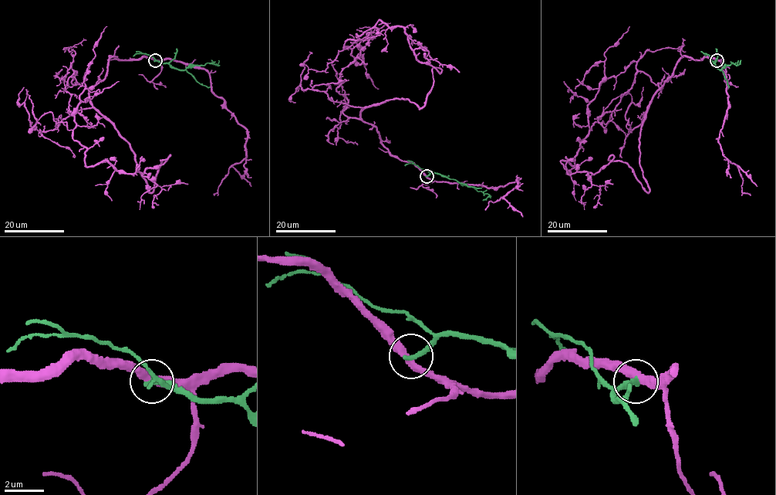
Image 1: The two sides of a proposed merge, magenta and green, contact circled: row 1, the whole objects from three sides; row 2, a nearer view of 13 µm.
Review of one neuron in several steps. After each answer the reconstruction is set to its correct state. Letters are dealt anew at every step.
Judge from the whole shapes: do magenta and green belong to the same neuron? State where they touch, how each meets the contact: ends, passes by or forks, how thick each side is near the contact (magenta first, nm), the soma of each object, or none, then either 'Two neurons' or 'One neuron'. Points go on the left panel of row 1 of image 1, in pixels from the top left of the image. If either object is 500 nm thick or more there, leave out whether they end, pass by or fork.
Place: (155, 60). At the ring magenta passes by. At the ring green ends. Thickness 400 nm (magenta) against 300 nm. Soma of magenta: none. Soma of green: none. Two neurons

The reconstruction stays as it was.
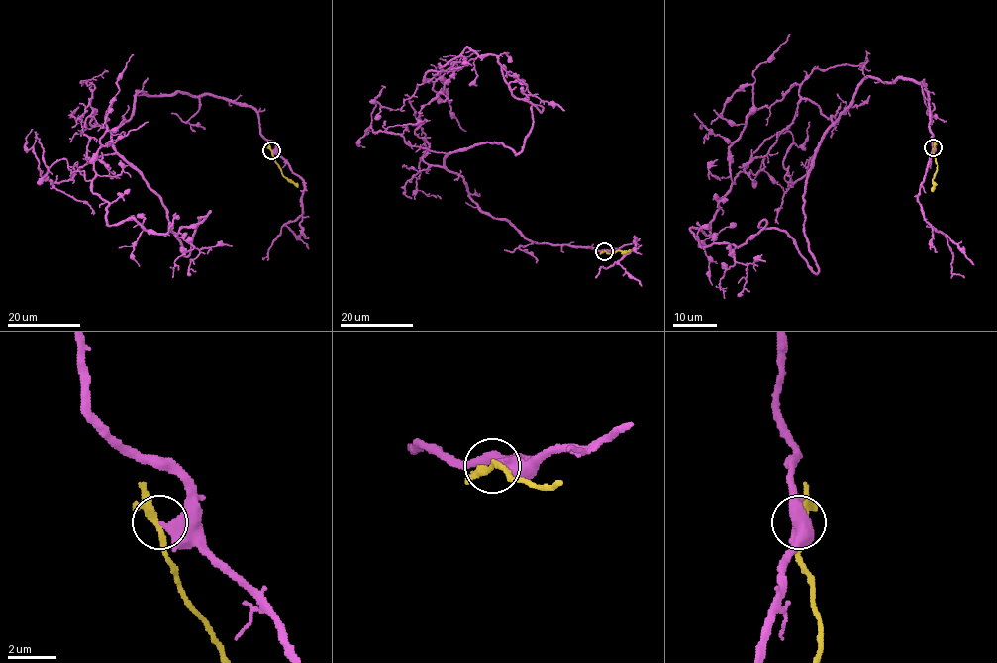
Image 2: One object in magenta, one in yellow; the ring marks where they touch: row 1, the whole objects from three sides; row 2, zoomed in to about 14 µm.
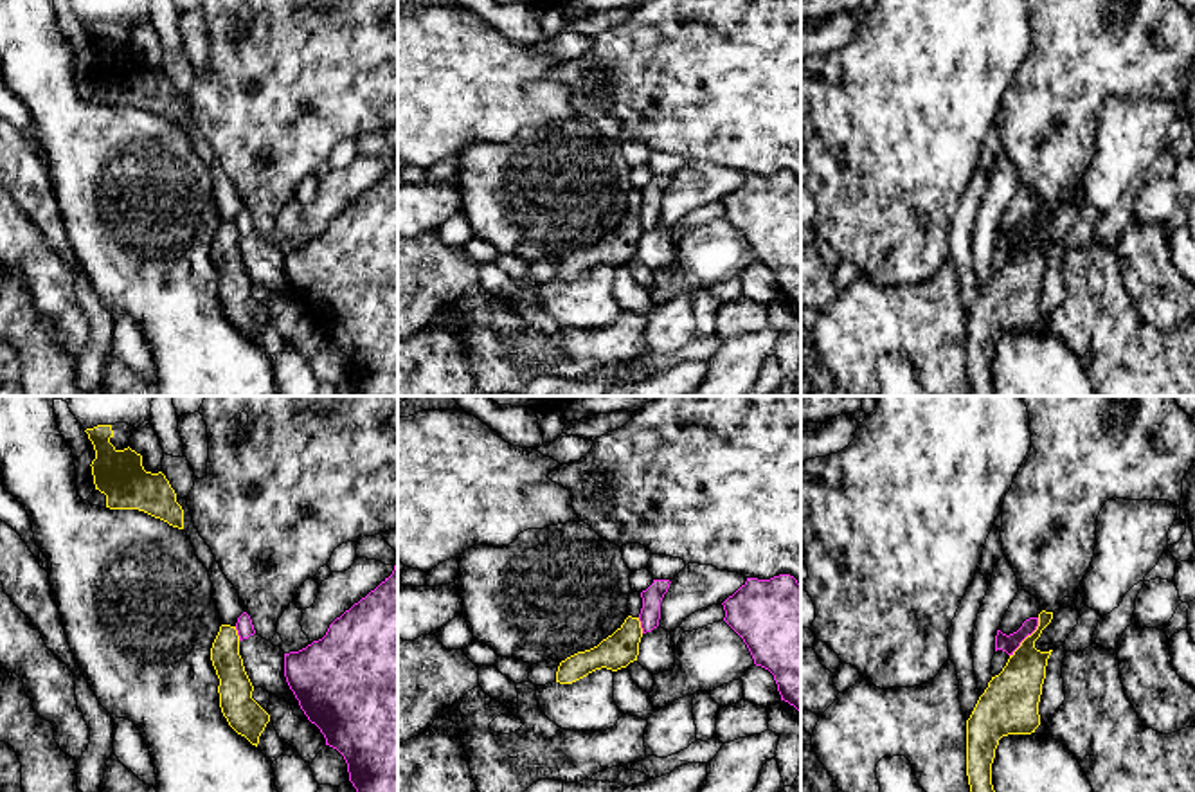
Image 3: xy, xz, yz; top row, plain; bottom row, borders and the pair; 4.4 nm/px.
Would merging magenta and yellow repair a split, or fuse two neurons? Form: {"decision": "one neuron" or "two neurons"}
{"decision": "two neurons"}

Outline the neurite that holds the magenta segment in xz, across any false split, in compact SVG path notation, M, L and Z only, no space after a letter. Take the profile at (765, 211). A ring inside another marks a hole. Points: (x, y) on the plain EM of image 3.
M790 171L747 178L723 200L723 218L743 236L754 261L774 272L781 297L801 313L801 182Z

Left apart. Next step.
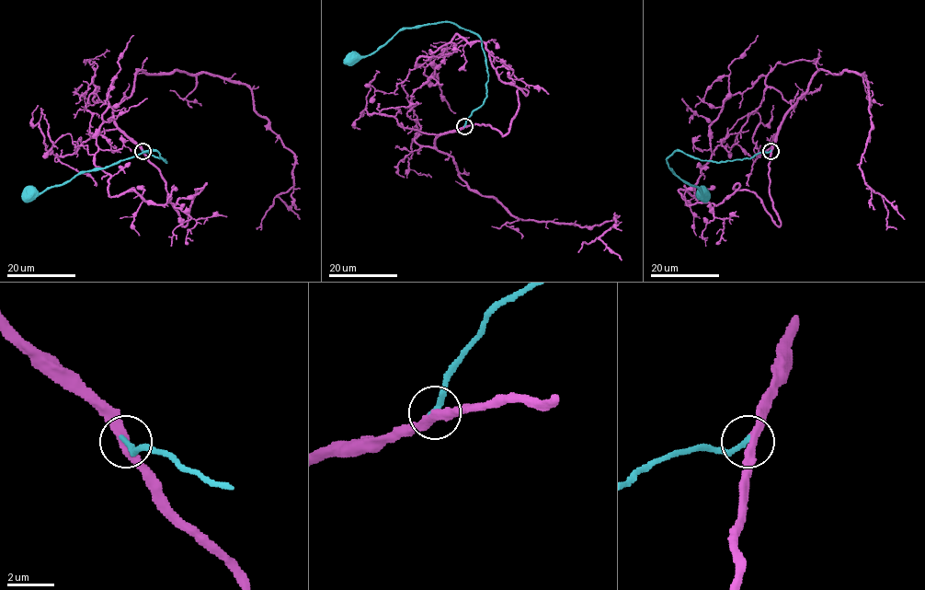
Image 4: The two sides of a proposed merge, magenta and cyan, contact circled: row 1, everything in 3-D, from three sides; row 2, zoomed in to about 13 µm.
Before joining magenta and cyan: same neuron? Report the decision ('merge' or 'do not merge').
merge

